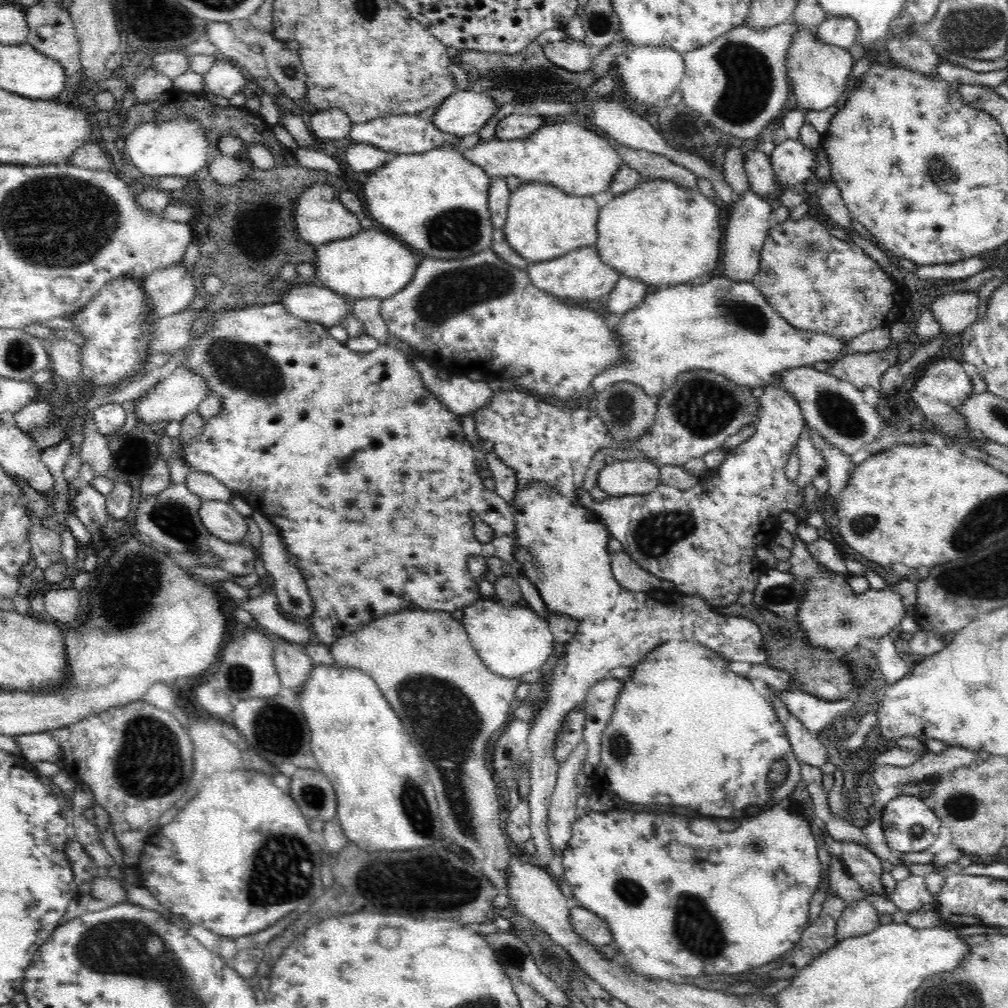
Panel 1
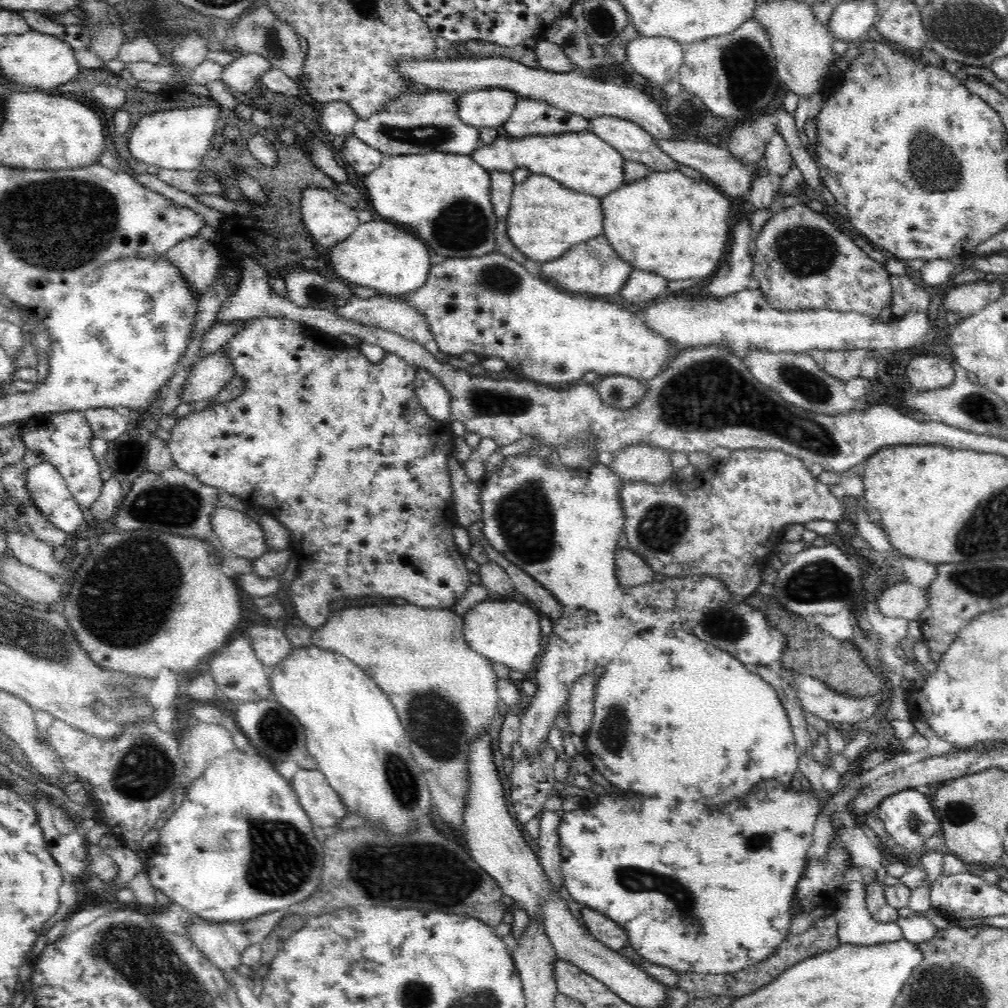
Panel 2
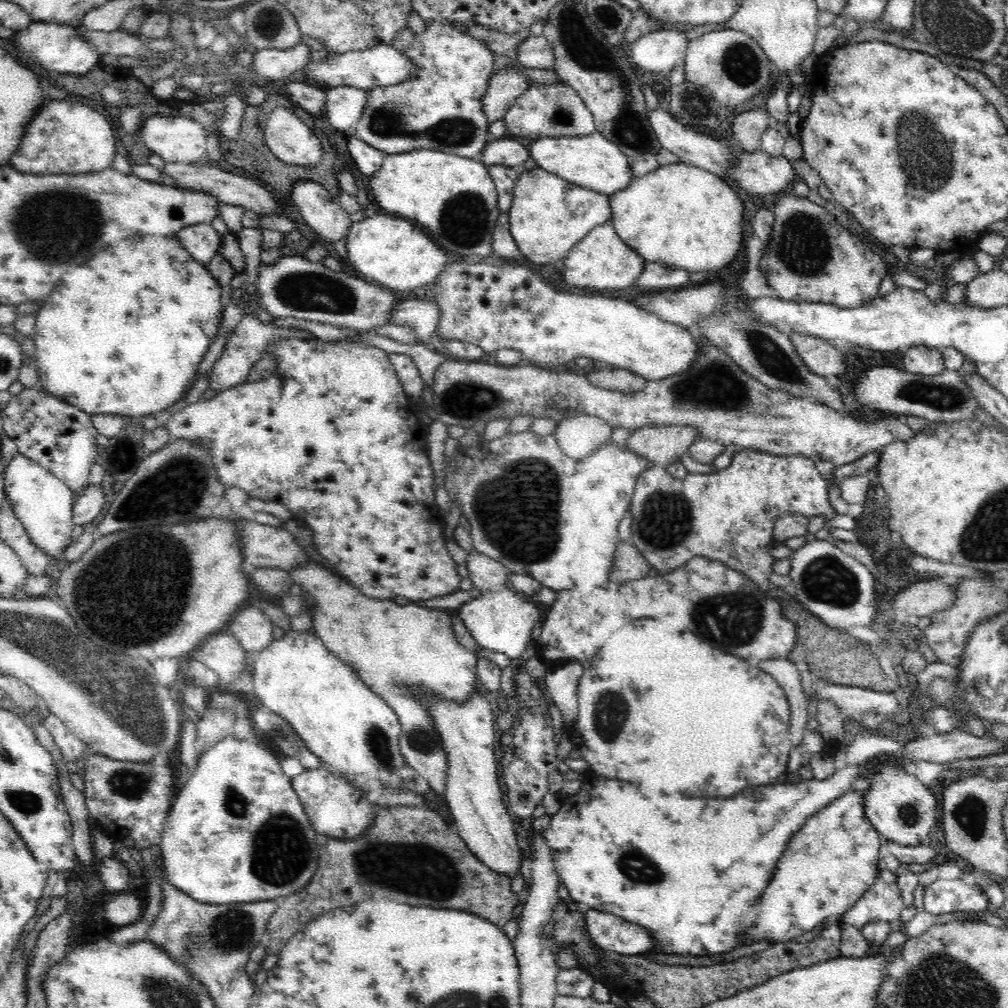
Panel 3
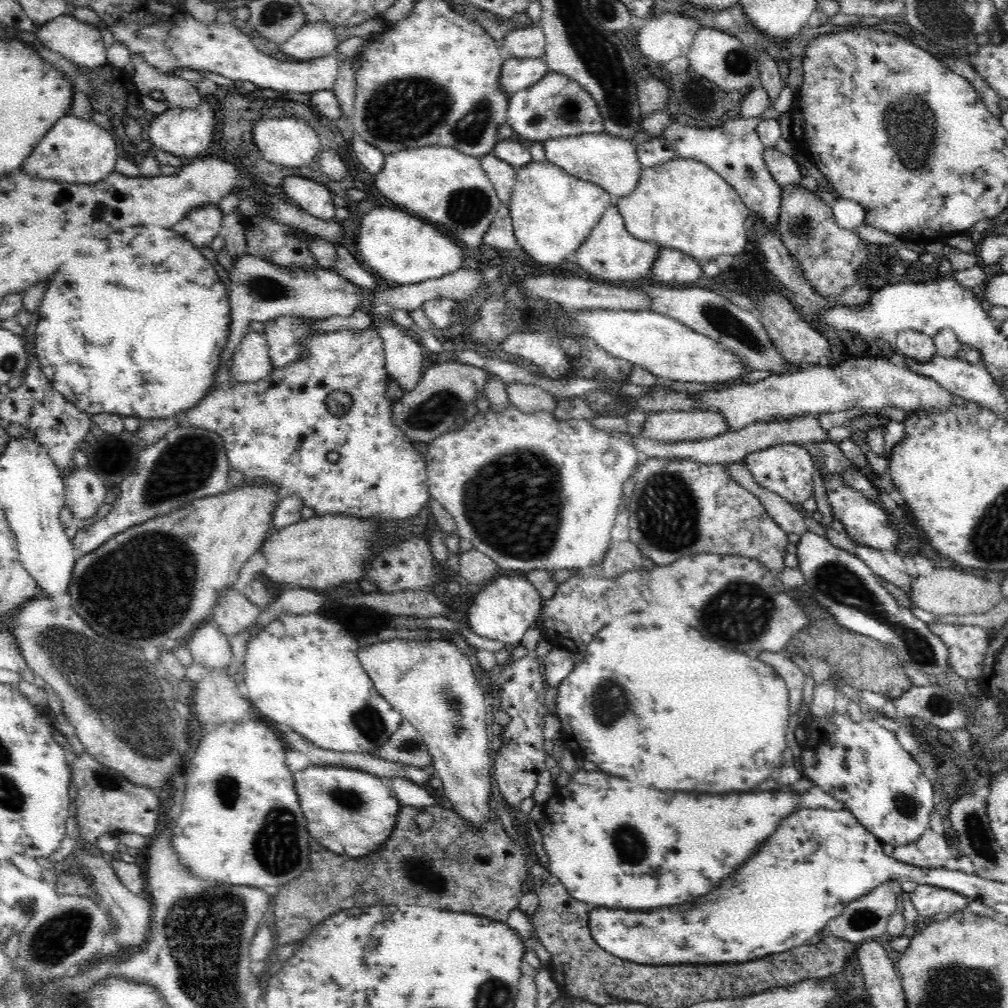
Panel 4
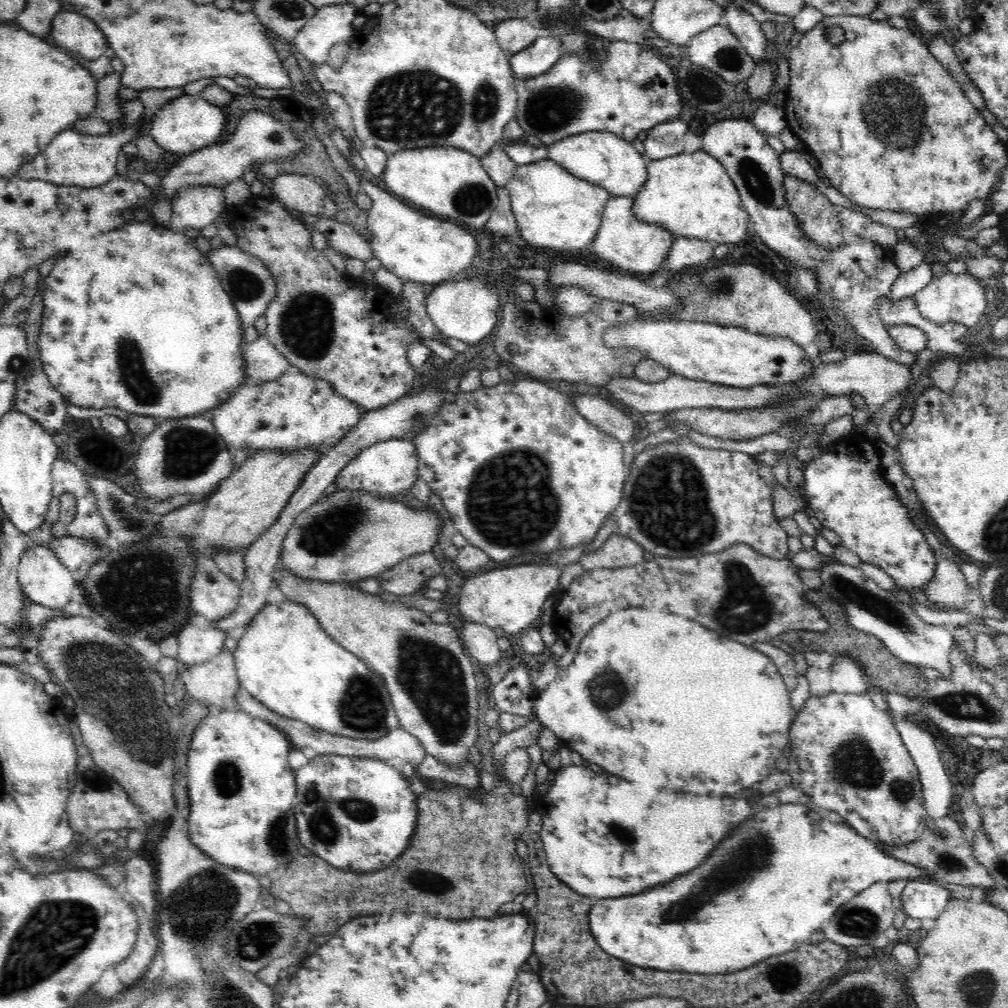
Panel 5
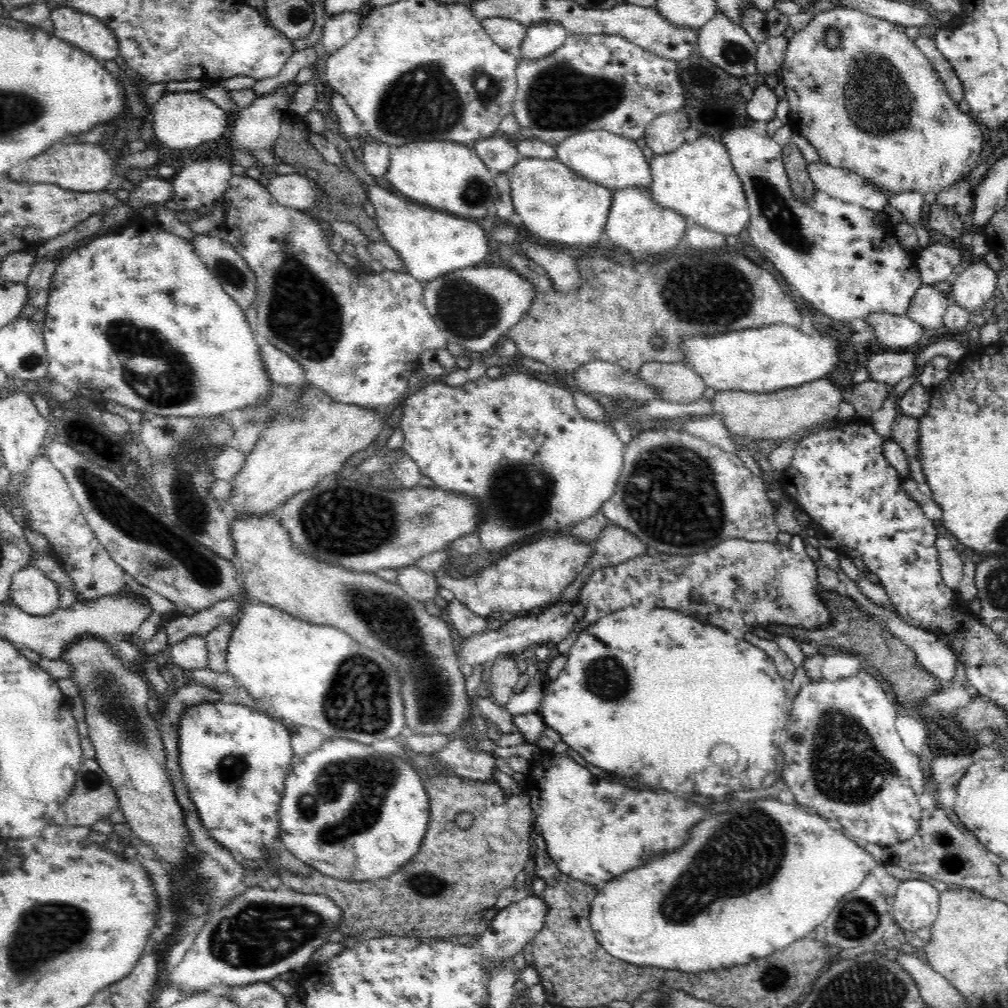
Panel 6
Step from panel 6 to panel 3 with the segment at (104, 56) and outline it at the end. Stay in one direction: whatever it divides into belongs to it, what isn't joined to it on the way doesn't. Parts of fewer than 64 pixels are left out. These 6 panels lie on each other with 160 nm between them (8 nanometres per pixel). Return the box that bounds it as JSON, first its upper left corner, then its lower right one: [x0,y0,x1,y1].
[12,21,104,75]

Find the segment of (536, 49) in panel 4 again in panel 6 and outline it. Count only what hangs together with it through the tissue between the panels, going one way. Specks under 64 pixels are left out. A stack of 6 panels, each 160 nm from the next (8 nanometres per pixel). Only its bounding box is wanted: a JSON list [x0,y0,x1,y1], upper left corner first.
[481,16,527,51]

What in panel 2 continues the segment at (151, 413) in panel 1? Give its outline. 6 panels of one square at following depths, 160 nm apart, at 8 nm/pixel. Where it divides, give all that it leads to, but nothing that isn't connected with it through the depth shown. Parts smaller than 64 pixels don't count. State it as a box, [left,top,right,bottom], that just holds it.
[180,350,236,405]

